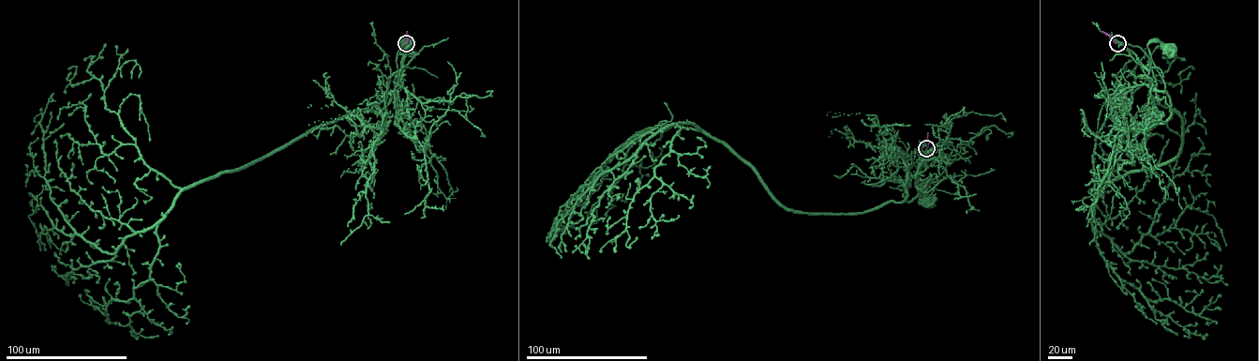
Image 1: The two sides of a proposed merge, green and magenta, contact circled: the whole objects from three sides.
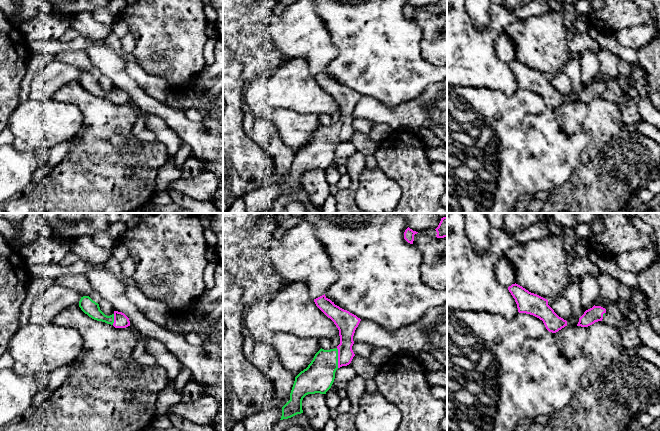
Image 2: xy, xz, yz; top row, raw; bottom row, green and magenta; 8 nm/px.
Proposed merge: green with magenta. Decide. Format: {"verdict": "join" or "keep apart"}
{"verdict": "join"}

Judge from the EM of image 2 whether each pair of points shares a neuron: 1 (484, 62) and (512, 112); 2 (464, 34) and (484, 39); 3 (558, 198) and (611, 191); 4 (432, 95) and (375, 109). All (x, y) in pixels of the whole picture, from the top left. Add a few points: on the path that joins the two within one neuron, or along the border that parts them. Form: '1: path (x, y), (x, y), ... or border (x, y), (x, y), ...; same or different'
1: border (478, 87), (507, 95), (518, 89); different
2: path (469, 39), (479, 39); same
3: path (571, 198), (590, 198), (598, 191); same
4: path (418, 109), (414, 113), (389, 113); same

